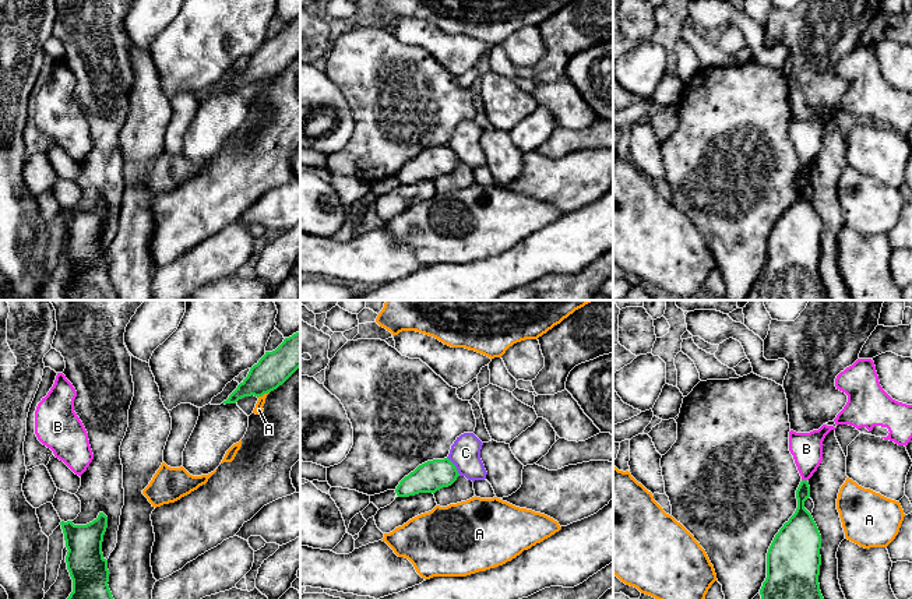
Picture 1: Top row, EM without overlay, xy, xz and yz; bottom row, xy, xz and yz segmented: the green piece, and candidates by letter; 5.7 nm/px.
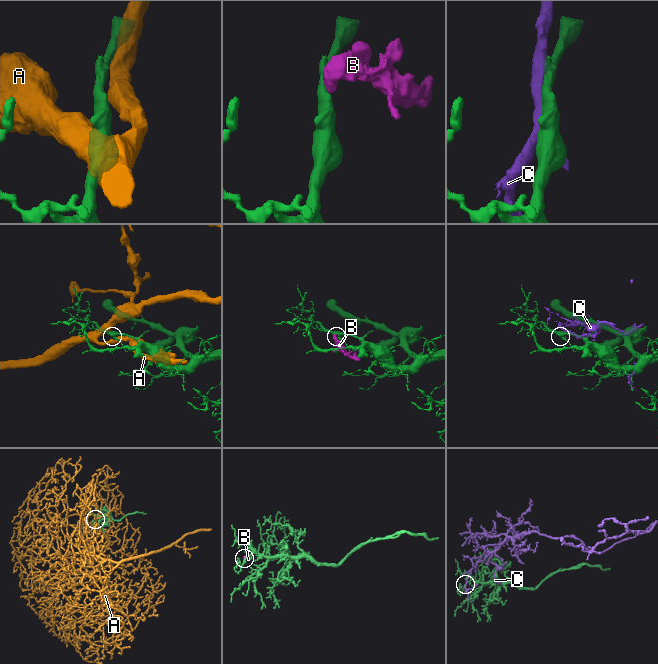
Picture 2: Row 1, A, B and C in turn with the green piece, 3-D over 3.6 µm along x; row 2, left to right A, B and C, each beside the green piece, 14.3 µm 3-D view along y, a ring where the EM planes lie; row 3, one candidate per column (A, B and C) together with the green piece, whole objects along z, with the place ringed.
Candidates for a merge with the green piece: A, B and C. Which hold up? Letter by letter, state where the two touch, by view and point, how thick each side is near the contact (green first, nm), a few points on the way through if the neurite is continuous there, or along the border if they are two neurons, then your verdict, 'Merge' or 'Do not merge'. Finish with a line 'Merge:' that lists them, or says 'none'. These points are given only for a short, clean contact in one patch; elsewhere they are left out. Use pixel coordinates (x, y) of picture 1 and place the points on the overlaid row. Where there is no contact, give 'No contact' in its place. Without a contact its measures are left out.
A: Touches green at xy (263, 394). Thickness 190 nm (green) against 50 nm. Do not merge
B: Touches green at yz (805, 481). Thickness 150 nm (green) against 180 nm. Boundary: yz (802, 479), (806, 481). Do not merge
C: Touches green at xz (454, 467). Thickness 180 nm (green) against 180 nm. Do not merge
Merge: none

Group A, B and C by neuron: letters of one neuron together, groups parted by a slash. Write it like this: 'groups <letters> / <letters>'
groups A / B / C

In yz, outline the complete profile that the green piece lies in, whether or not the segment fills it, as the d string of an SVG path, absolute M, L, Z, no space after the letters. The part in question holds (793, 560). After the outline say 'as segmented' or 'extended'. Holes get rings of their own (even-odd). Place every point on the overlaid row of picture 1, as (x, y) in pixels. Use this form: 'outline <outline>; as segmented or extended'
outline M802 480L796 490L797 508L768 549L761 599L824 599L818 584L821 535L804 508L809 497L809 482Z; as segmented

